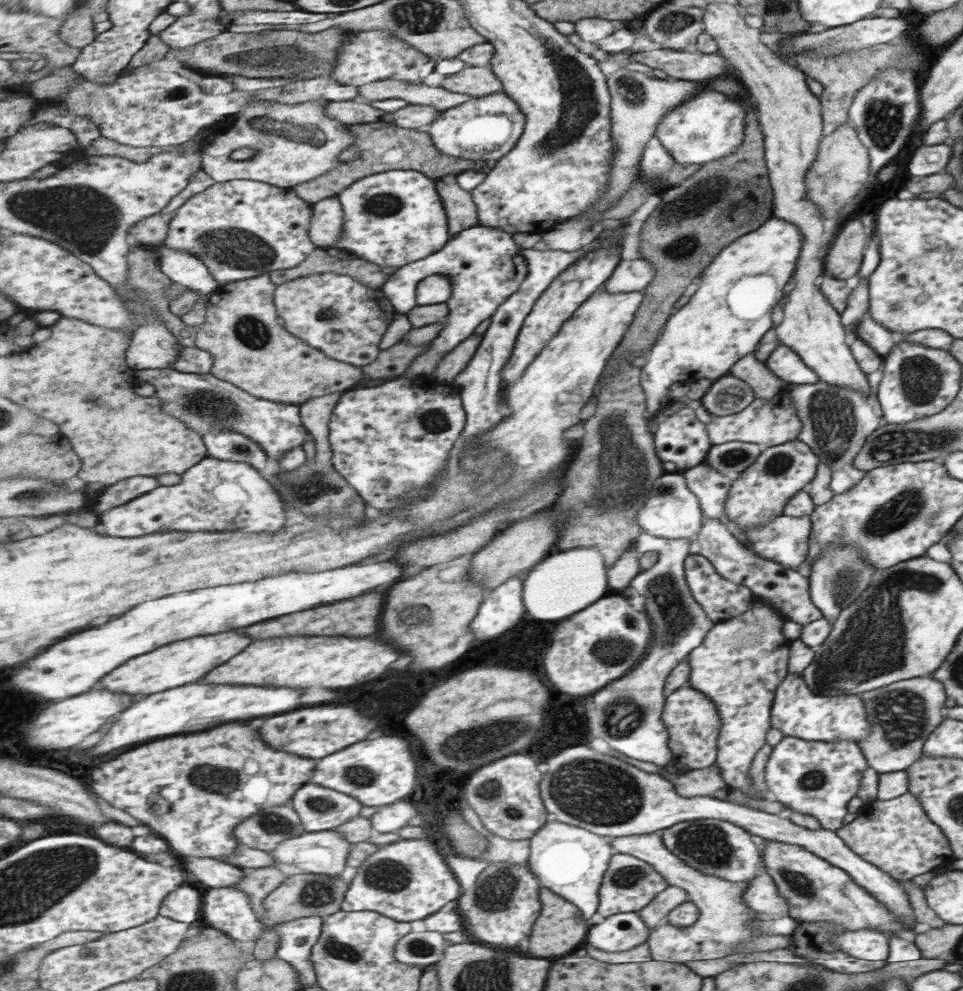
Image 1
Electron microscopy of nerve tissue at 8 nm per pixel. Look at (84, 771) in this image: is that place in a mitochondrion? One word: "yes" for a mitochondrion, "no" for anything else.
no

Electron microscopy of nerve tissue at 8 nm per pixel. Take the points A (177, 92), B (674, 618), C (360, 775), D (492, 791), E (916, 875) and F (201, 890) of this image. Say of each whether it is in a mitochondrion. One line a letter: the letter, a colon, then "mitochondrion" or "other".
A: mitochondrion
B: mitochondrion
C: mitochondrion
D: mitochondrion
E: other
F: other

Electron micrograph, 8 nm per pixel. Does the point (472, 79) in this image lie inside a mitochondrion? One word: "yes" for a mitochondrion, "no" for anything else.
no

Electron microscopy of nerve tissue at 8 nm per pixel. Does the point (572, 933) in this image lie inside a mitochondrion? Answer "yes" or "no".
no

